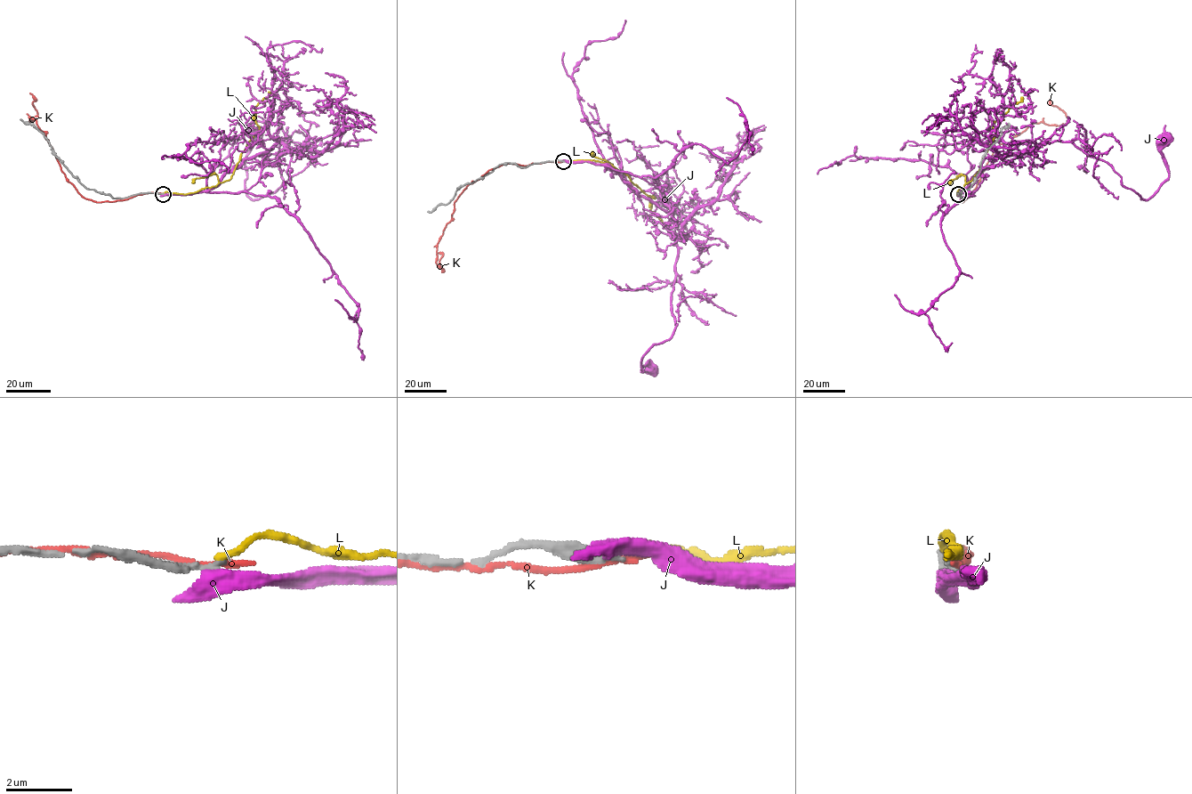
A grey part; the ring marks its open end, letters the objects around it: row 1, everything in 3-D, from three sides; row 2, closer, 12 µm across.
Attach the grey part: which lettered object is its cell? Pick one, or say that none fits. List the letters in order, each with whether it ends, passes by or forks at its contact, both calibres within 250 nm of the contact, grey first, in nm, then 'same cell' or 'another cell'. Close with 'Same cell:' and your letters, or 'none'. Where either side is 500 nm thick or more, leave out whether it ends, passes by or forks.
J: it passes by; 280 nm thick on the grey side, 440 nm on the other; another cell
K: it passes by; 300 nm thick on the grey side, 180 nm on the other; another cell
L: it ends there; 220 nm thick on the grey side, 190 nm on the other; another cell
Same cell: none

